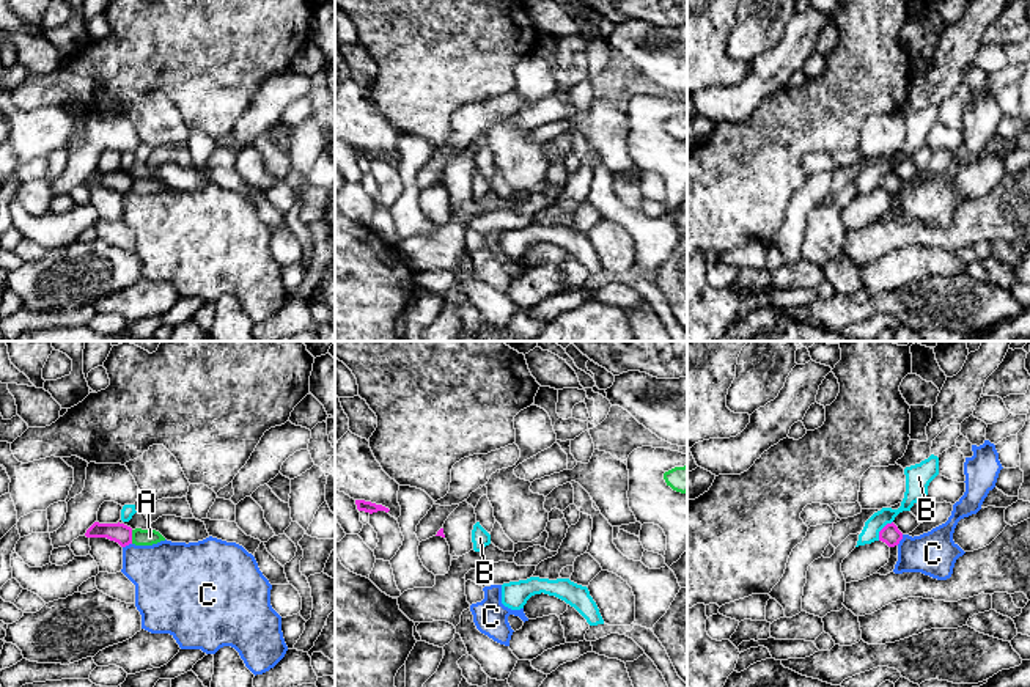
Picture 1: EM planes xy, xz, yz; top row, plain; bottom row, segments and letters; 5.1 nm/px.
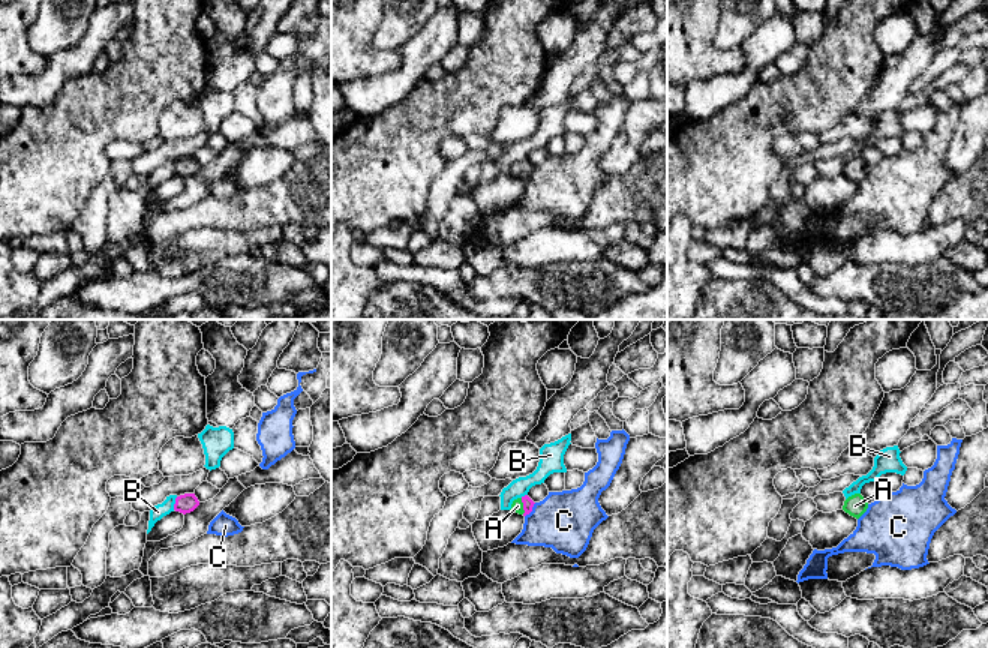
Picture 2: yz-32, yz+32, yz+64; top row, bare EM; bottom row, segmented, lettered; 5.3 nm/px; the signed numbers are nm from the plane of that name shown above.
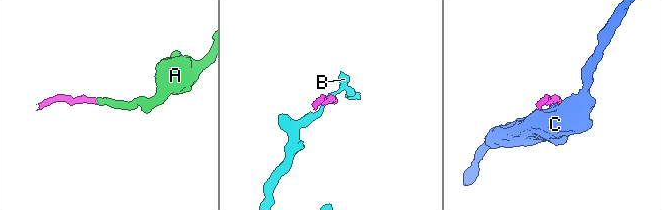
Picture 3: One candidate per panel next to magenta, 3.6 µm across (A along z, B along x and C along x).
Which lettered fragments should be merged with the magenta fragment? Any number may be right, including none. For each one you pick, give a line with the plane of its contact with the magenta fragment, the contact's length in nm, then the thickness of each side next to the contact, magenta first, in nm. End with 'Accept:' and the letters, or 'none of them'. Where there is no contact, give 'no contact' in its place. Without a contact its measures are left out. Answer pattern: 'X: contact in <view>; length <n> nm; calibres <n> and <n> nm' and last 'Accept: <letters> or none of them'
A: contact in xy; length 70 nm; calibres 100 and 90 nm
Accept: A

